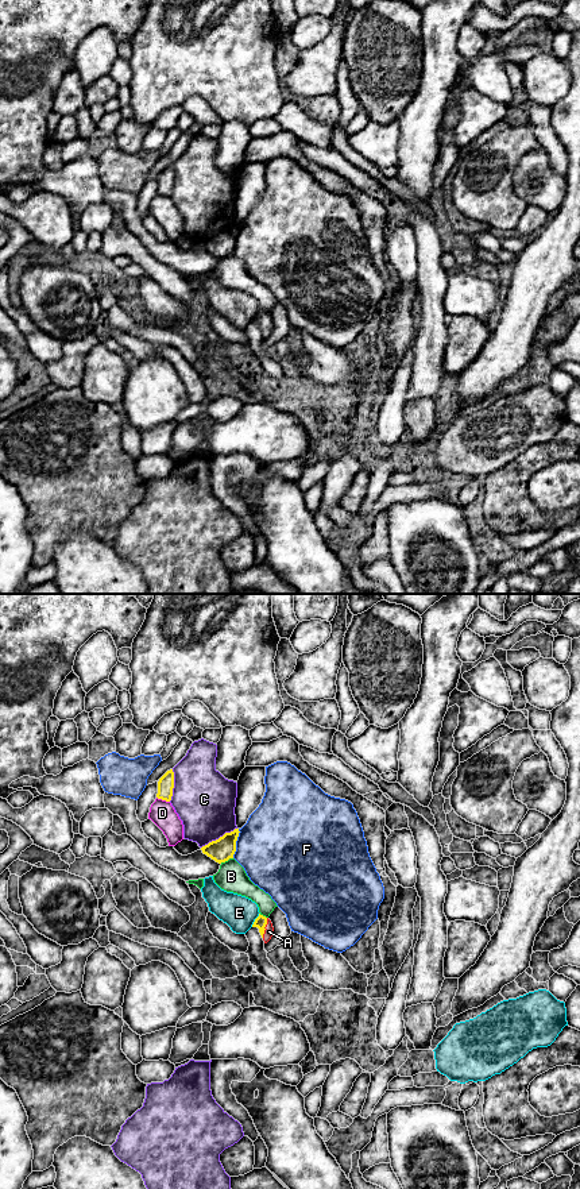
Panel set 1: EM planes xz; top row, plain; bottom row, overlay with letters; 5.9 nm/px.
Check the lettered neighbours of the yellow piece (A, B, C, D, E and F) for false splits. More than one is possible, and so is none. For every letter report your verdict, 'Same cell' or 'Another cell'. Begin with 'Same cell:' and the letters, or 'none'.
Same cell: A
A: Same cell
B: Another cell
C: Another cell
D: Another cell
E: Another cell
F: Another cell

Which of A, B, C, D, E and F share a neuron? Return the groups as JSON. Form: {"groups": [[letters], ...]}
{"groups": [["A"], ["B"], ["C"], ["D"], ["E"], ["F"]]}

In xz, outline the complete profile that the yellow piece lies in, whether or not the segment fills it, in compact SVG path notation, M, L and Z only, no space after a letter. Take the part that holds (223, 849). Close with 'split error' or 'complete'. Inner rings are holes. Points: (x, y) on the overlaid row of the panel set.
M235 829L231 833L225 833L219 839L212 841L208 845L202 846L201 848L202 853L219 864L225 862L229 858L233 858L239 833L240 833L239 829Z; complete

